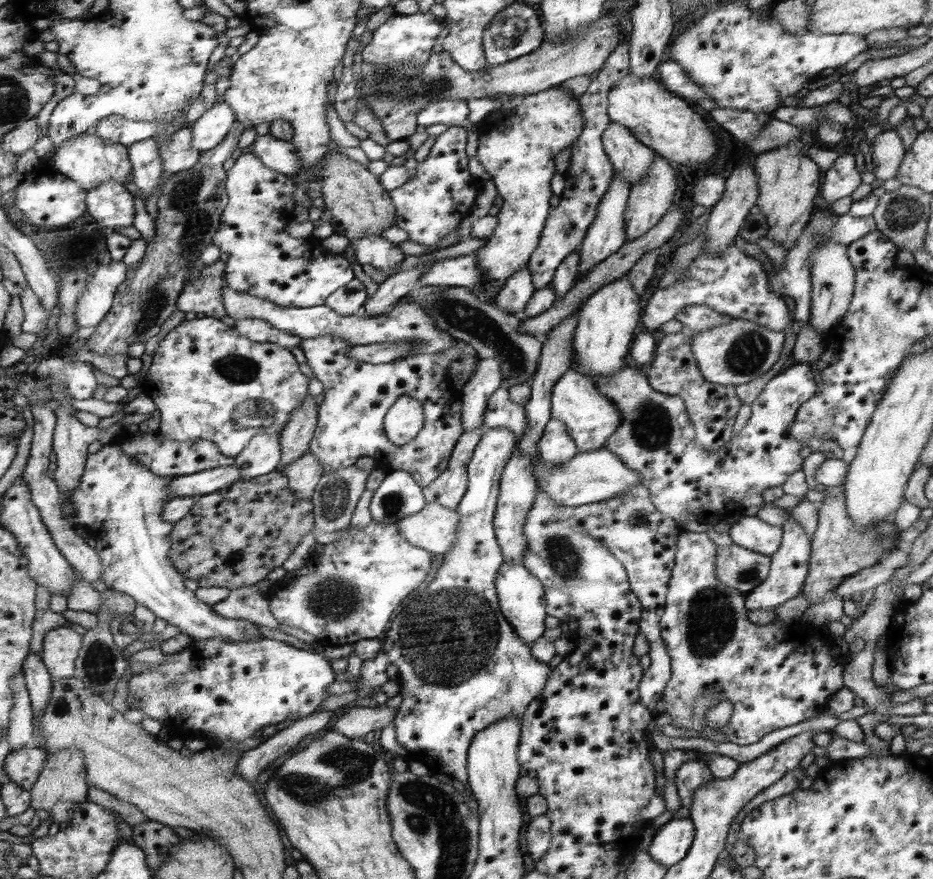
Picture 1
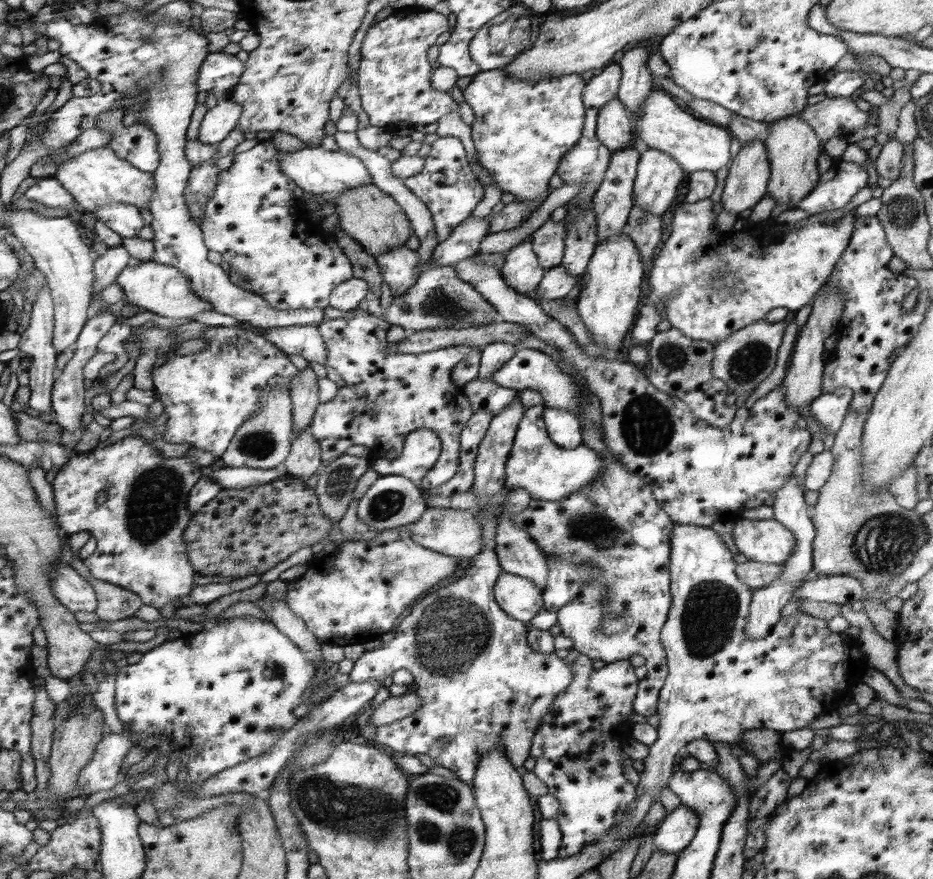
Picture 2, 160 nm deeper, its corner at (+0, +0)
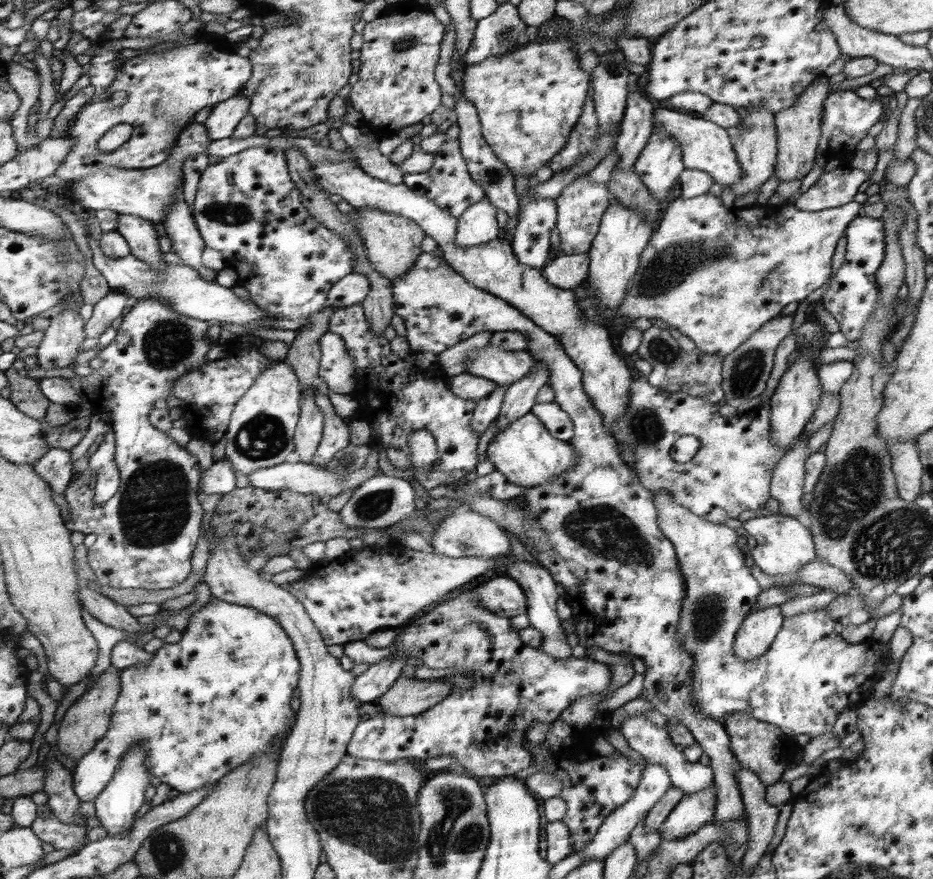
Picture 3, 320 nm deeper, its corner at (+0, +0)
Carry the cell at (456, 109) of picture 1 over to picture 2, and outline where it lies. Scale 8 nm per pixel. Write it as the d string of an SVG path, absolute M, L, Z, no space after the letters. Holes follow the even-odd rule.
M401 10L380 22L373 22L362 42L358 83L362 108L375 127L392 129L399 122L411 126L437 123L443 116L458 112L458 103L449 92L433 87L433 62L426 55L438 36L452 27L452 17L432 10Z

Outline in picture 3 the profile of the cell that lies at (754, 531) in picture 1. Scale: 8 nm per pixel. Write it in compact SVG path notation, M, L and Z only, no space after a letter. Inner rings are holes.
M783 514L759 515L743 522L741 532L751 540L751 553L755 565L770 576L793 576L812 561L818 559L812 531L797 518Z

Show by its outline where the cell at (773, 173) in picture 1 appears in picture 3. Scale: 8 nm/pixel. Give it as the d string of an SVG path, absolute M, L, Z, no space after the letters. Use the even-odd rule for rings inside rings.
M822 74L805 88L793 107L775 112L777 161L774 176L778 177L779 183L793 180L802 181L810 169L814 168L814 159L820 153L818 145L821 139L823 102L828 98L830 87L829 77Z

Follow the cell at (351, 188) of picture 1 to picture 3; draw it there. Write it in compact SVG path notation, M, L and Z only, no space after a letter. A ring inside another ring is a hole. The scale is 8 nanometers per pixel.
M358 209L359 236L362 238L368 261L384 278L396 280L397 276L406 274L416 263L422 253L420 245L425 238L425 232L412 220L373 209Z

